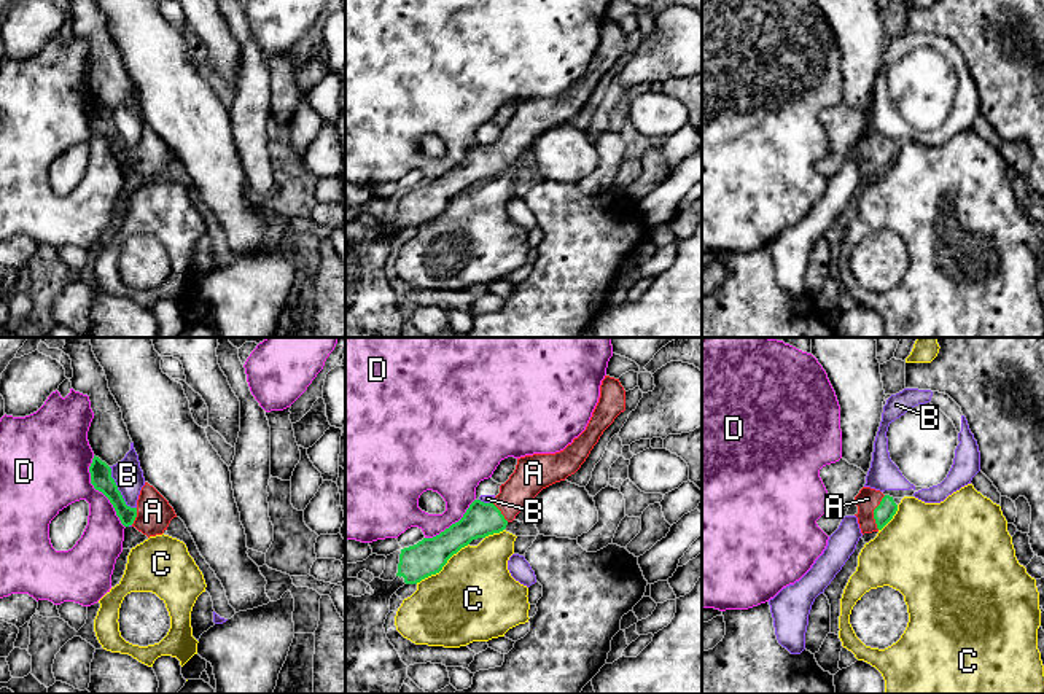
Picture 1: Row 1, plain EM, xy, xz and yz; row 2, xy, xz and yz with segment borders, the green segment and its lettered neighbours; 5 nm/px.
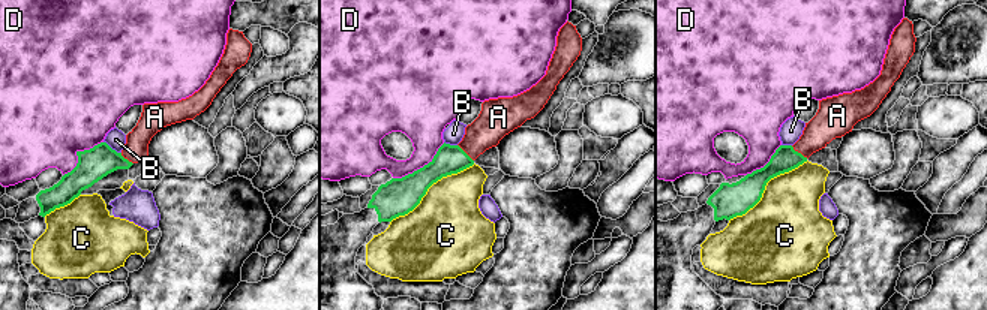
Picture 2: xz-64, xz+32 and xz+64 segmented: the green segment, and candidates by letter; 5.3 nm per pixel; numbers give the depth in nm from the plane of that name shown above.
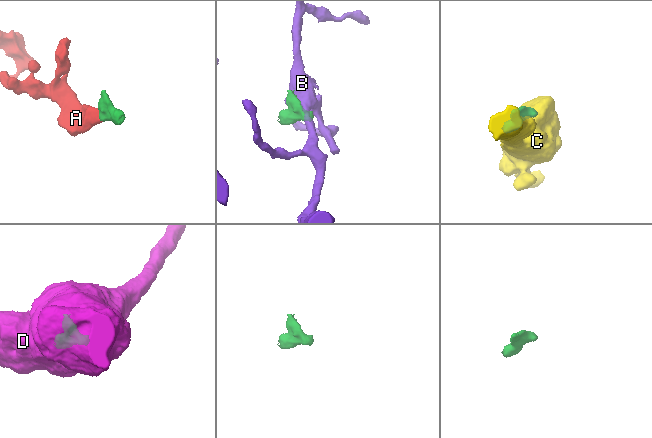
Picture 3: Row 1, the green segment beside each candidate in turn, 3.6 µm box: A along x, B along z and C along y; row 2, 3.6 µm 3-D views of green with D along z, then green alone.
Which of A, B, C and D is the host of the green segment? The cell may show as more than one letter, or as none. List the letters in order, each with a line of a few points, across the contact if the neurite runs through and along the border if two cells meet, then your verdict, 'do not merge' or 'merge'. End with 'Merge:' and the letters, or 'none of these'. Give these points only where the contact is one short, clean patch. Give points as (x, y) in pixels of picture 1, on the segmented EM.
A: line yz (884, 513), (874, 513), (868, 499); merge
B: do not merge
C: do not merge
D: do not merge
Merge: A

